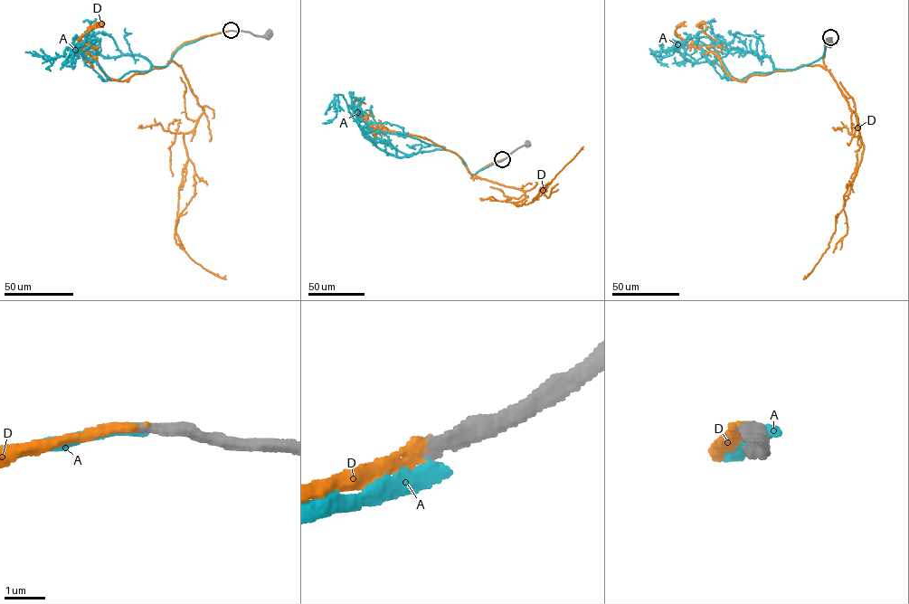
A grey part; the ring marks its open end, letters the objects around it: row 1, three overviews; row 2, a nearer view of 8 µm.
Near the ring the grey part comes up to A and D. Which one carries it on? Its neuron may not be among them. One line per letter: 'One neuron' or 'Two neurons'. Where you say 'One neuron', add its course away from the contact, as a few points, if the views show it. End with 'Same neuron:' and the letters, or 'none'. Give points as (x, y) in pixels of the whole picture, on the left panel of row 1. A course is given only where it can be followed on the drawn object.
A: Two neurons
D: One neuron. Its course: (231, 31), (187, 41), (171, 59), (203, 111), (184, 134), (188, 158), (175, 239), (196, 262), (226, 278)
Same neuron: D

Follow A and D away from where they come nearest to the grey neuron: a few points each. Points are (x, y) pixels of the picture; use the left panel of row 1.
A: (231, 31), (183, 45), (163, 66), (141, 56), (103, 57), (73, 46), (45, 61), (25, 51)
D: (231, 31), (187, 41), (171, 59), (203, 111), (184, 134), (188, 158), (175, 239), (196, 262), (226, 278)

